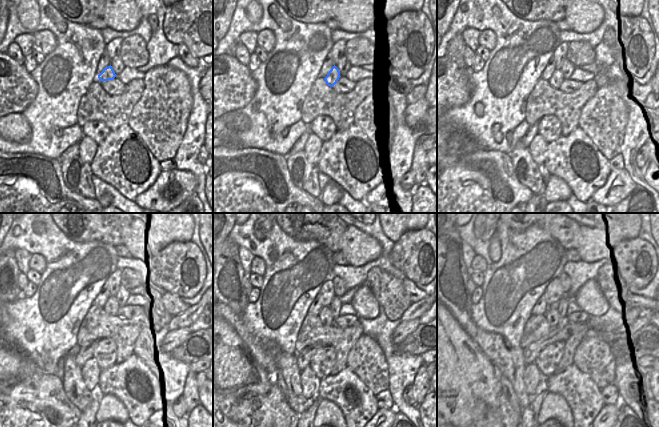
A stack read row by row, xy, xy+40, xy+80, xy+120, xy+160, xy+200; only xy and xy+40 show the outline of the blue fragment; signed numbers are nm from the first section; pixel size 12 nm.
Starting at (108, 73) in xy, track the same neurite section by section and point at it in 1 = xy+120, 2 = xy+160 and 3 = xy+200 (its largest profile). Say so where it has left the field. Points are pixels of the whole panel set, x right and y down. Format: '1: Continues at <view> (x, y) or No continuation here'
1: Continues at xy+120 (111, 306)
2: Continues at xy+160 (327, 315)
3: Continues at xy+200 (552, 316).

